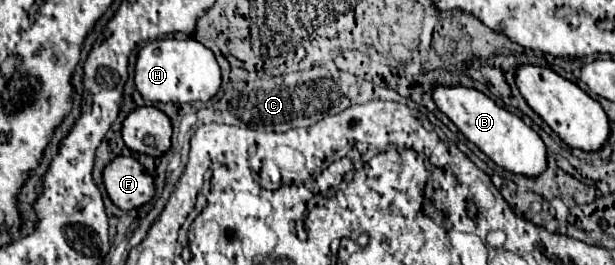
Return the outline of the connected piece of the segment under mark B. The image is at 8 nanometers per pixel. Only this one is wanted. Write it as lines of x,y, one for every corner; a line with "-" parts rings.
433,85
433,101
469,141
473,141
489,159
493,159
503,169
527,177
535,177
545,169
547,153
541,137
531,127
527,127
521,117
499,107
485,93
465,85

